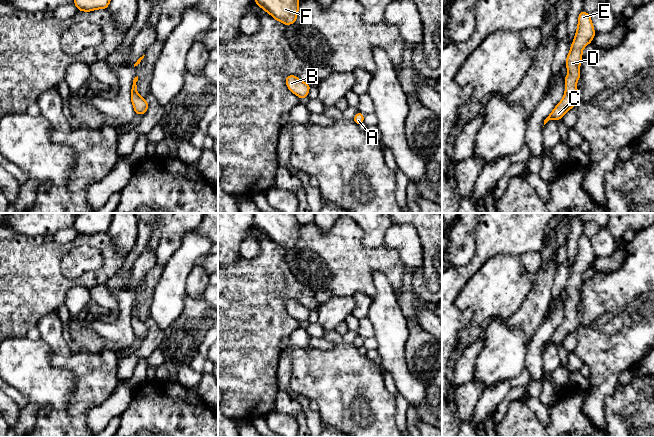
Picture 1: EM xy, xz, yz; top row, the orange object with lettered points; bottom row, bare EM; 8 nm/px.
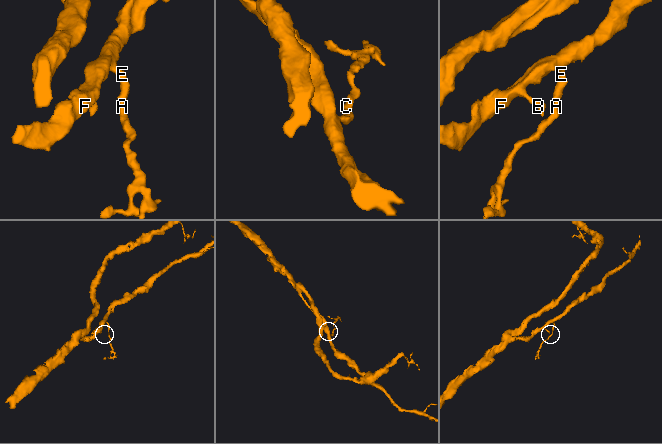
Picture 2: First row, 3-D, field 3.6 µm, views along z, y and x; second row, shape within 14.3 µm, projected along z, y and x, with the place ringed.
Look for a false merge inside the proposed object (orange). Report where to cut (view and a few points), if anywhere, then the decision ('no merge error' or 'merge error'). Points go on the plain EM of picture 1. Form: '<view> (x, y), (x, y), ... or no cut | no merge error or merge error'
no cut | no merge error

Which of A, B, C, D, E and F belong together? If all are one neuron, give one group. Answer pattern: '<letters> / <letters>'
A B C D E F

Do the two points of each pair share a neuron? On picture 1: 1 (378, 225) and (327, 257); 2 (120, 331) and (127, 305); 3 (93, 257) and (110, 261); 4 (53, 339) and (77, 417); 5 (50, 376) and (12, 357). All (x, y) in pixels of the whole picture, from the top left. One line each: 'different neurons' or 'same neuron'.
1: different neurons
2: same neuron
3: different neurons
4: same neuron
5: same neuron

